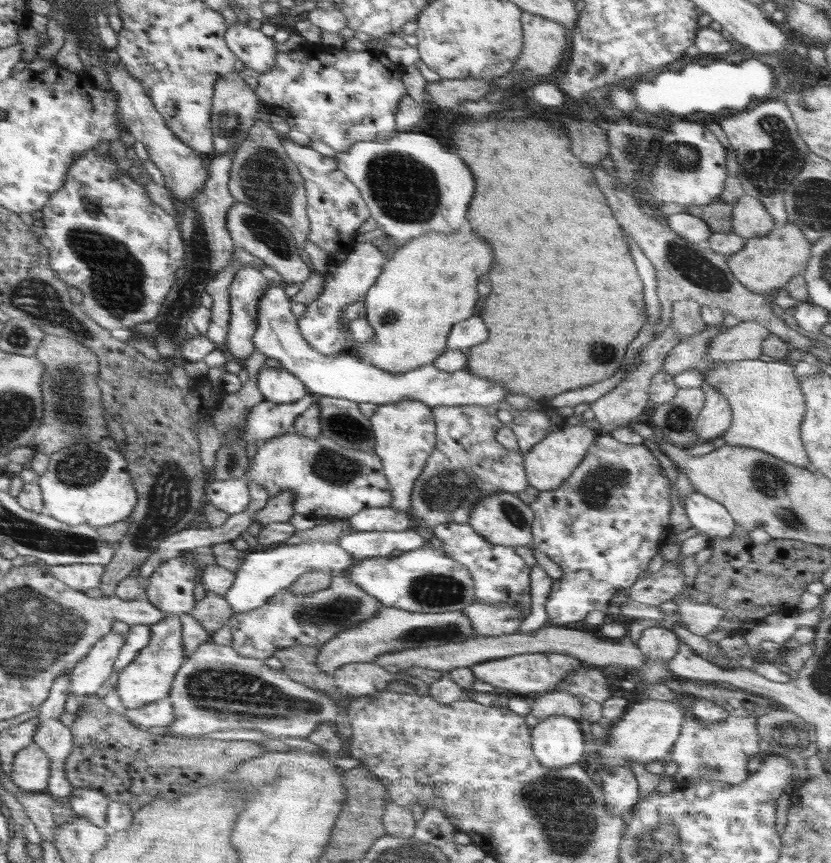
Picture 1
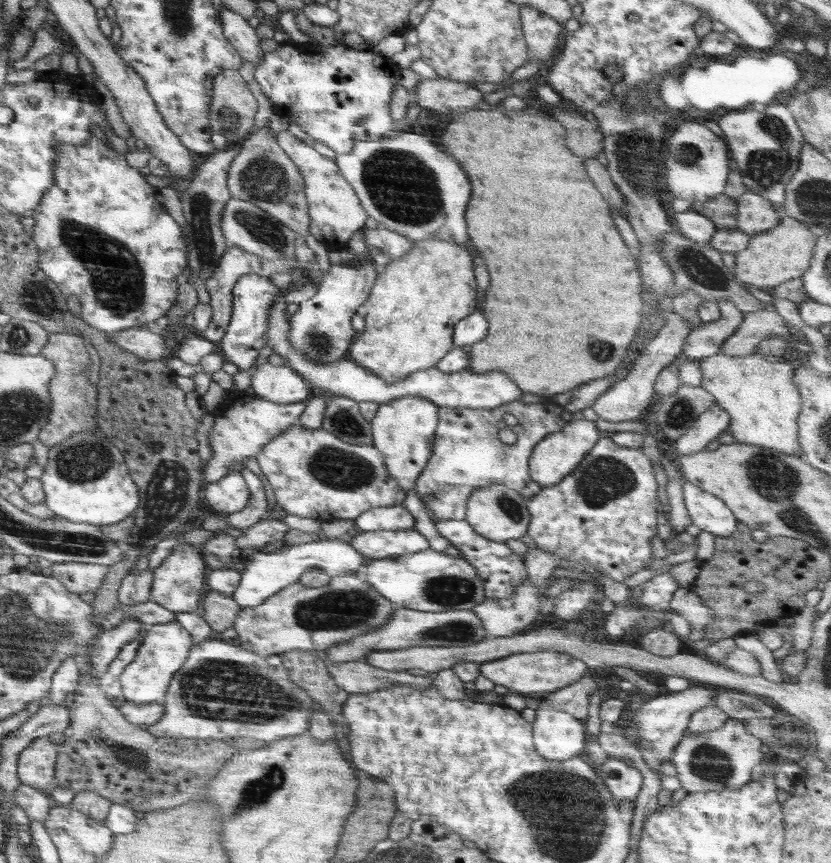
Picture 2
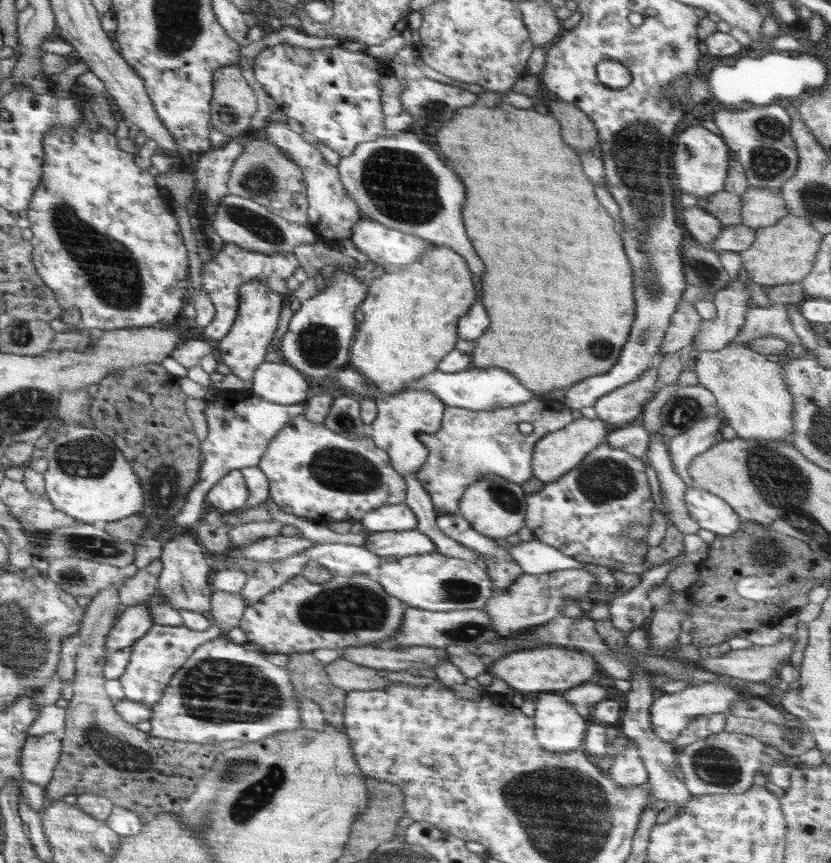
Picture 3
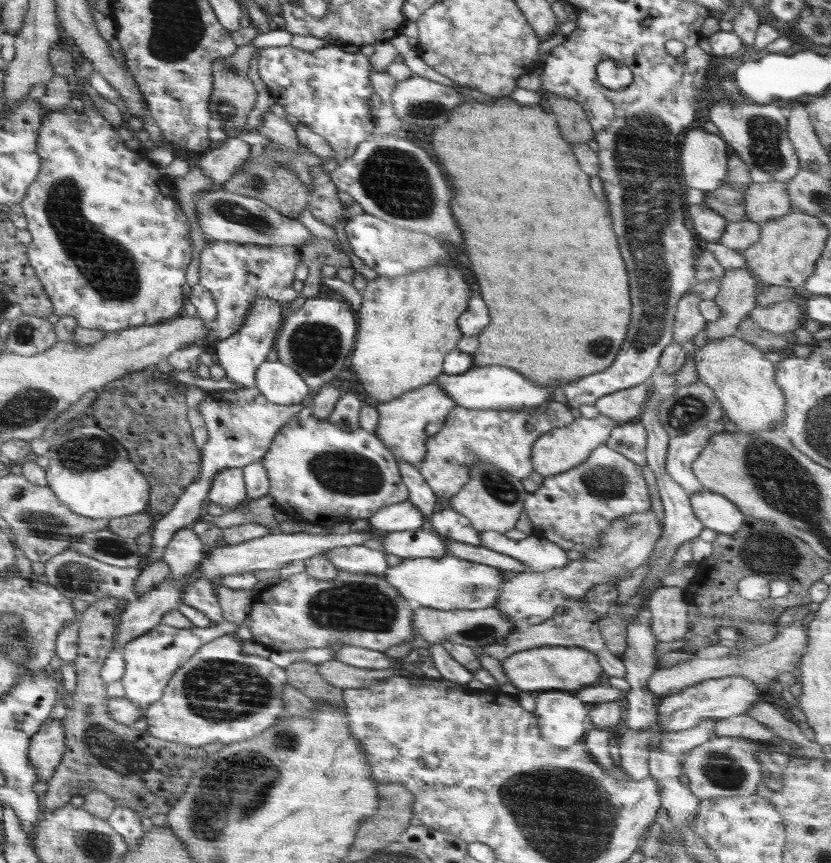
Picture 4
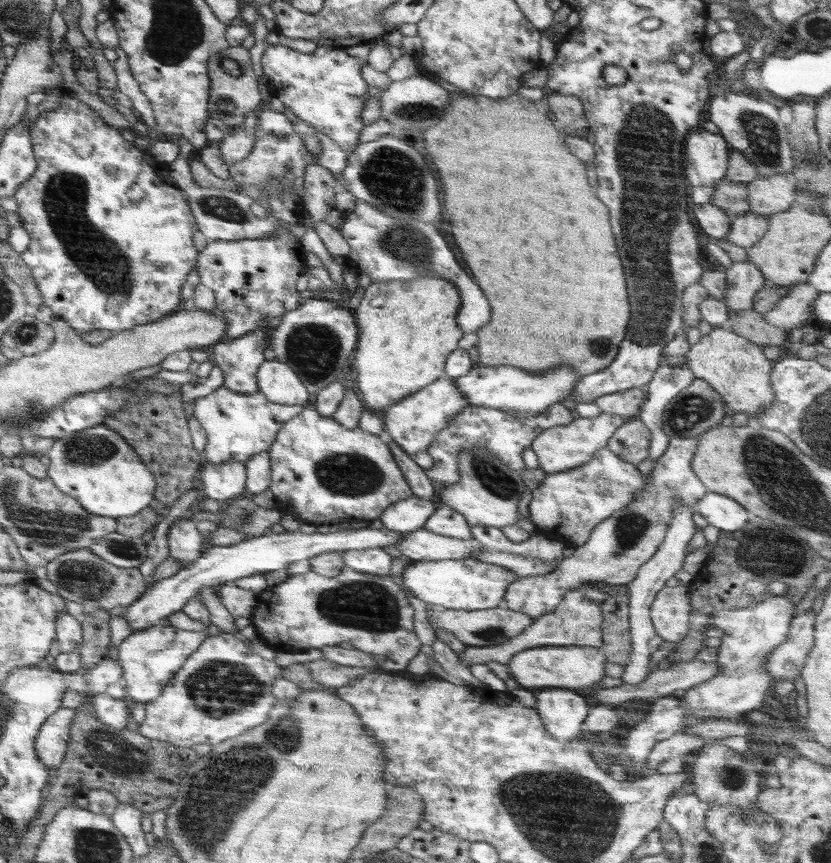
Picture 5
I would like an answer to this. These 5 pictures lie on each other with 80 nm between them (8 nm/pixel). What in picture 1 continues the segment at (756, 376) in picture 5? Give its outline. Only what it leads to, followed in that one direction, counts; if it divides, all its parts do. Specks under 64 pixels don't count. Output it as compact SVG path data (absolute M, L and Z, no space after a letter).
M759 359L726 362L714 368L712 372L708 372L704 382L714 387L730 405L731 425L722 434L726 445L758 448L798 468L806 468L806 470L810 468L810 461L800 436L800 425L806 412L806 404L793 367L780 361L762 362Z

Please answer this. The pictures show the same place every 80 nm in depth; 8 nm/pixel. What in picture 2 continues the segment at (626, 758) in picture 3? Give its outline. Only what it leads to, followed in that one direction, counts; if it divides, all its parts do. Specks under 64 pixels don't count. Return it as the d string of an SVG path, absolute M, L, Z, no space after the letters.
M608 758L603 765L594 766L594 770L596 772L596 776L600 777L605 782L608 790L617 801L636 800L638 791L642 786L642 774L638 769L632 766L632 764L628 764L628 762L623 759Z

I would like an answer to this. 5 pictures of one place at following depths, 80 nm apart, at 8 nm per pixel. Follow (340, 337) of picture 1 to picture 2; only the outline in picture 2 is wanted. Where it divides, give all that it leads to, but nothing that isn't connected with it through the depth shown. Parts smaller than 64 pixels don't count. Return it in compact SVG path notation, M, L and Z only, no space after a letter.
M357 257L354 263L332 265L325 272L321 283L316 286L317 291L312 298L300 304L298 311L290 316L290 345L298 351L304 352L304 357L320 363L336 363L340 359L348 357L356 333L352 329L352 316L361 310L363 302L369 297L373 284L379 273L376 271L376 263L370 263L366 257Z

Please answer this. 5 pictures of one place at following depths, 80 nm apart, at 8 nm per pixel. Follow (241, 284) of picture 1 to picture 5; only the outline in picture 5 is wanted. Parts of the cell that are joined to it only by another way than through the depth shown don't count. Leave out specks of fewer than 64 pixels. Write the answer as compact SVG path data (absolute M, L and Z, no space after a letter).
M272 317L265 318L262 327L256 331L250 331L248 335L244 335L238 339L226 340L216 344L212 348L212 358L214 358L213 366L217 366L224 373L223 386L236 393L244 395L252 395L259 392L256 374L260 364L265 362L264 351L270 348L270 335L276 320Z

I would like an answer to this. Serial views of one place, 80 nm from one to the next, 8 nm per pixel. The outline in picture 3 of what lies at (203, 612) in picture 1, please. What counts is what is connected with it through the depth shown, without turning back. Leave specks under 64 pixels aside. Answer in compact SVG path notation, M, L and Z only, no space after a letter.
M215 590L211 594L208 617L212 620L212 624L227 632L229 629L239 626L247 605L240 592L229 593Z

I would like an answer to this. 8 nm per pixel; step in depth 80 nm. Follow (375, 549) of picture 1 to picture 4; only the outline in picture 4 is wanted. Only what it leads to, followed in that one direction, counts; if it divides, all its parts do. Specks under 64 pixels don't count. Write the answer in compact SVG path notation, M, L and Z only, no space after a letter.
M424 529L390 532L382 540L384 554L400 558L437 558L448 554L447 542L436 533Z

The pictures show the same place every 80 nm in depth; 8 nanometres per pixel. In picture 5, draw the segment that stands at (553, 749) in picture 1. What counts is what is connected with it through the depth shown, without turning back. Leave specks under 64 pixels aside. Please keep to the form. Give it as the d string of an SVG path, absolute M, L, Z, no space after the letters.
M550 687L535 692L535 709L546 730L562 743L581 738L581 724L590 707L582 695L572 689Z

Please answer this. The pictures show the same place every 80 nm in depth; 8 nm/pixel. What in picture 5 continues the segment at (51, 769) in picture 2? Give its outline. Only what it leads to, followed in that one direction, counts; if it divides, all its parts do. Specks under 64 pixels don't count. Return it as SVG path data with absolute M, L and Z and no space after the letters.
M60 707L56 716L44 724L44 732L40 732L40 740L35 740L36 752L40 752L40 760L50 768L56 770L68 751L70 739L72 738L71 724L75 718L74 708Z

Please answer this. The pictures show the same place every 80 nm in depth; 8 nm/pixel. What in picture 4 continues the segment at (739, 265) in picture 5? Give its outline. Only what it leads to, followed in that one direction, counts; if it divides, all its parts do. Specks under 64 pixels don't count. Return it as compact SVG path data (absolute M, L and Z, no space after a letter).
M749 268L725 269L714 302L721 310L721 317L705 324L707 341L722 340L738 335L738 326L744 317L756 306L755 291L757 279Z

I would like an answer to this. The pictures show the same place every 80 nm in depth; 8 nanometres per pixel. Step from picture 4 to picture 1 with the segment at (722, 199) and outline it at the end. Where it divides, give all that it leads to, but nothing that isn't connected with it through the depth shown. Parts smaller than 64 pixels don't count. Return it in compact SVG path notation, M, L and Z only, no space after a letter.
M720 198L705 205L687 206L685 211L705 220L712 233L727 233L732 230L733 205L725 203Z

